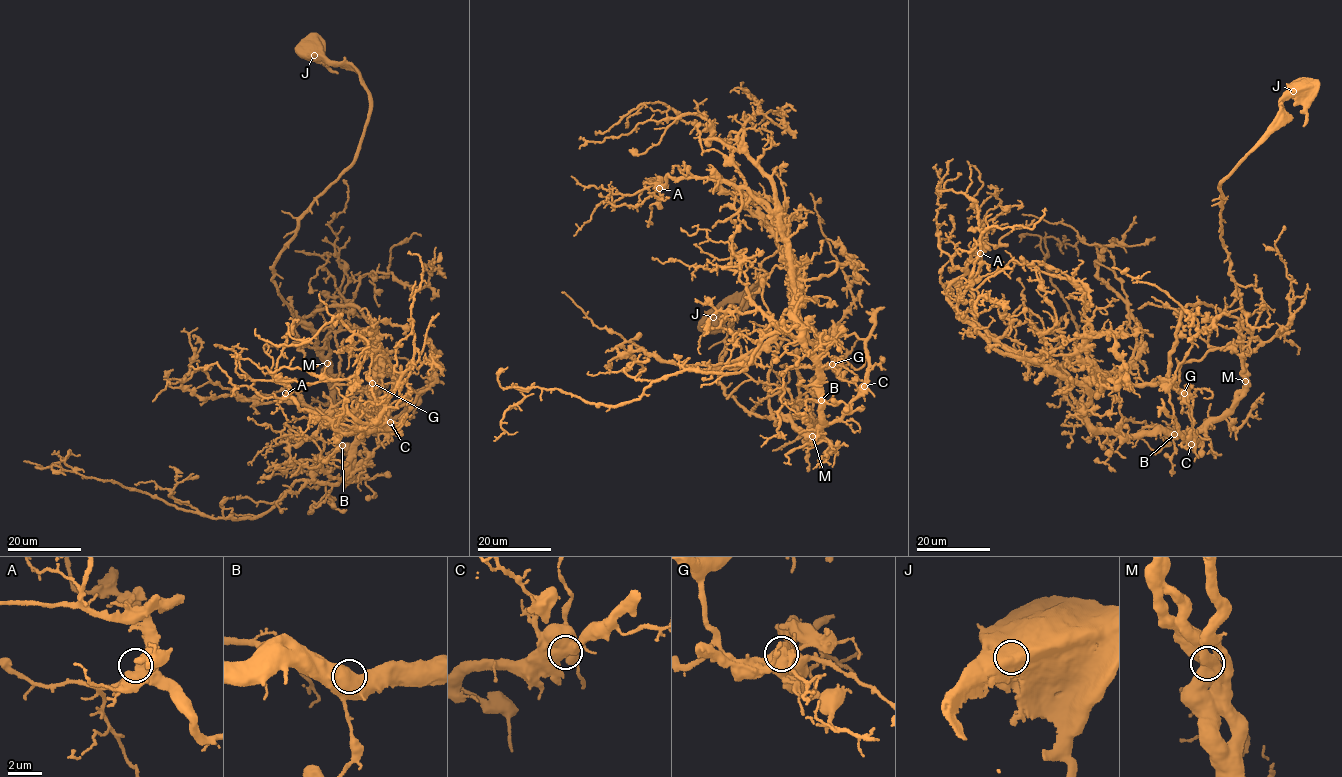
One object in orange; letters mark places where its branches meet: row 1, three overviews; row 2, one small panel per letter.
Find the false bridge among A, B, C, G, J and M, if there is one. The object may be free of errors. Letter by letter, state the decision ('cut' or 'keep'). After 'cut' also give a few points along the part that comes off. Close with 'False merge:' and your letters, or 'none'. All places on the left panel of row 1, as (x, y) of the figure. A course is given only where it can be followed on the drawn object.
A: keep
B: keep
C: keep
G: keep
J: keep
M: keep
False merge: none

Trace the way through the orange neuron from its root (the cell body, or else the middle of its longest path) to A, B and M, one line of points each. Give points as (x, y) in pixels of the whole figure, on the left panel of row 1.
A: (312, 50), (370, 108), (272, 281), (301, 320), (361, 312), (359, 410), (382, 413), (342, 433), (285, 393)
B: (312, 50), (355, 69), (370, 108), (355, 160), (299, 220), (272, 281), (315, 335), (342, 445)
M: (312, 50), (355, 69), (370, 108), (355, 160), (299, 220), (273, 267), (277, 294), (327, 363)

